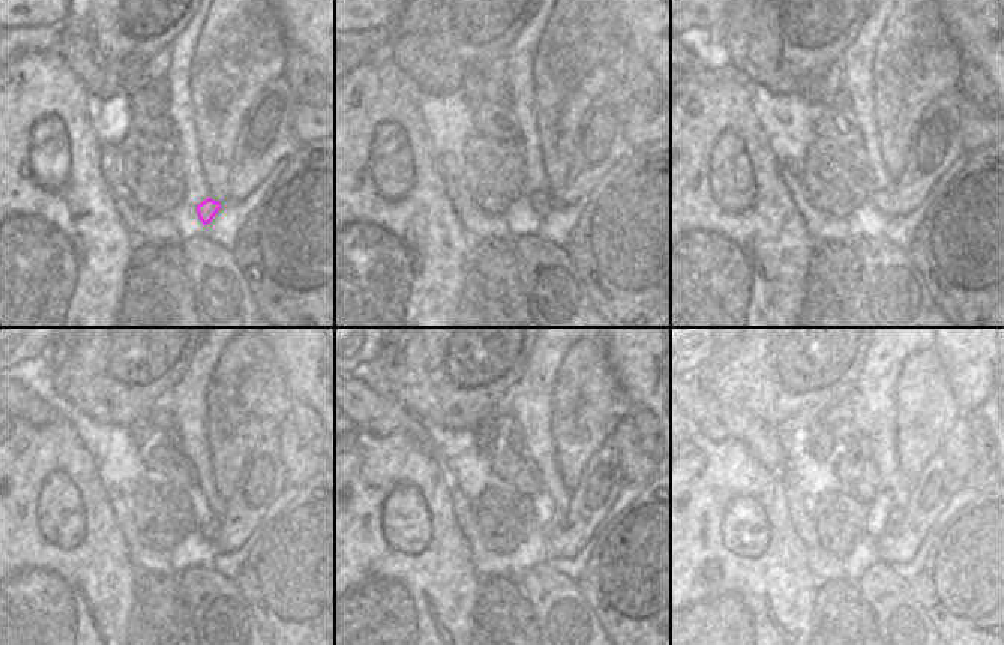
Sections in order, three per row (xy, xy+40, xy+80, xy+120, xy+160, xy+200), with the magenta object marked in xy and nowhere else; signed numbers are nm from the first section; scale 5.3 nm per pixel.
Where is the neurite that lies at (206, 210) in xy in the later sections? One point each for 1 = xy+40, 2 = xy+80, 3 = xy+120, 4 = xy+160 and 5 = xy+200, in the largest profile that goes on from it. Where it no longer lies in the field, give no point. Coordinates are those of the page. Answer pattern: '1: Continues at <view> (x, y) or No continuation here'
1: Continues at xy+40 (544, 203)
2: Continues at xy+80 (884, 201)
3: Continues at xy+120 (209, 530)
4: Continues at xy+160 (559, 516)
5: Continues at xy+200 (898, 513)

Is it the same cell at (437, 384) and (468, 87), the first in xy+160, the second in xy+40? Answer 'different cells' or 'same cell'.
different cells

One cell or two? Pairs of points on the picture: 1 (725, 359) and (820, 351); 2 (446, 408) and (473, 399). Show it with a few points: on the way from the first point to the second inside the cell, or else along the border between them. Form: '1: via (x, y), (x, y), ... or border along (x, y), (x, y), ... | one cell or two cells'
1: via (749, 359), (796, 356) | one cell
2: via (452, 402), (455, 399), (467, 399) | one cell

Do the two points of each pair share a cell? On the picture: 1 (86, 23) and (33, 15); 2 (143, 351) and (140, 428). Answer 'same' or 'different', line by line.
1: different
2: different

